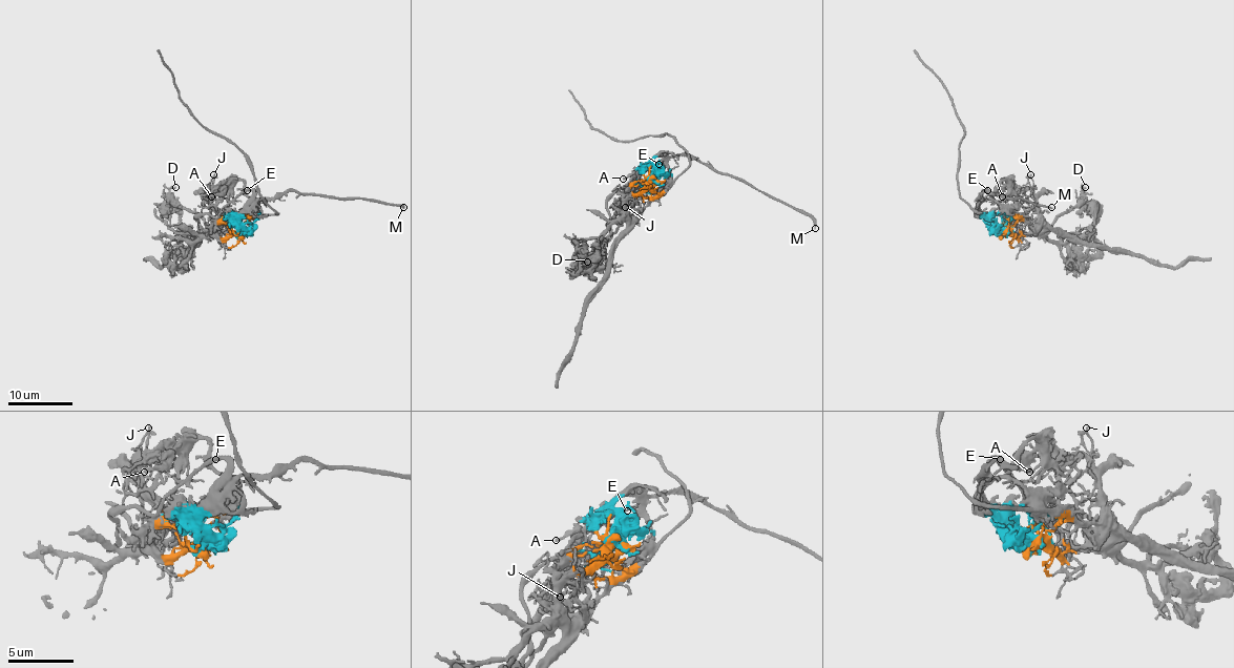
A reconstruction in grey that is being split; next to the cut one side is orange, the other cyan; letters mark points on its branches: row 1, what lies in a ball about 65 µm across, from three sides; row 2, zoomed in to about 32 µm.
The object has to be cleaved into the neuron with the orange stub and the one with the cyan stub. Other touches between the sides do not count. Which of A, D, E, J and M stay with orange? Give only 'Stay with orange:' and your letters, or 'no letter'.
Stay with orange: D, J

